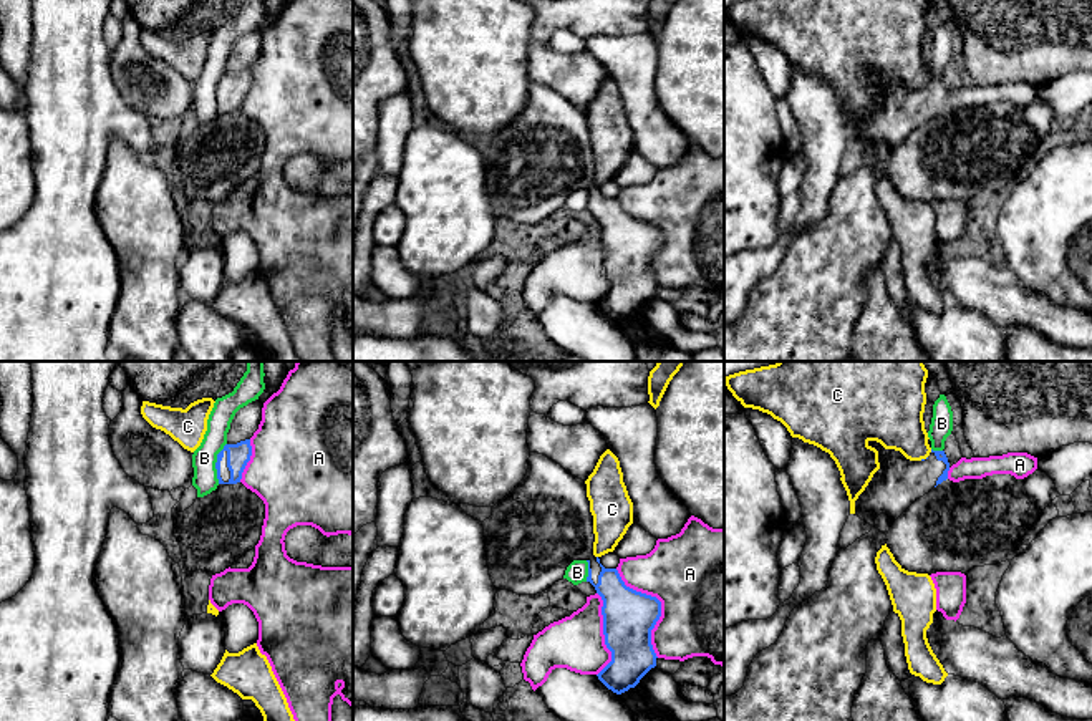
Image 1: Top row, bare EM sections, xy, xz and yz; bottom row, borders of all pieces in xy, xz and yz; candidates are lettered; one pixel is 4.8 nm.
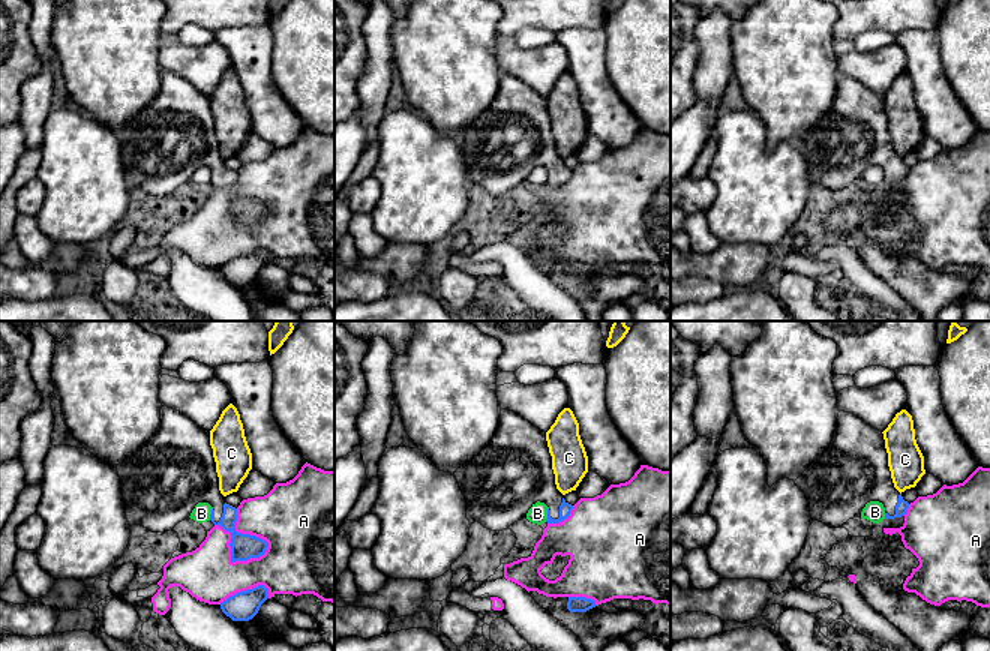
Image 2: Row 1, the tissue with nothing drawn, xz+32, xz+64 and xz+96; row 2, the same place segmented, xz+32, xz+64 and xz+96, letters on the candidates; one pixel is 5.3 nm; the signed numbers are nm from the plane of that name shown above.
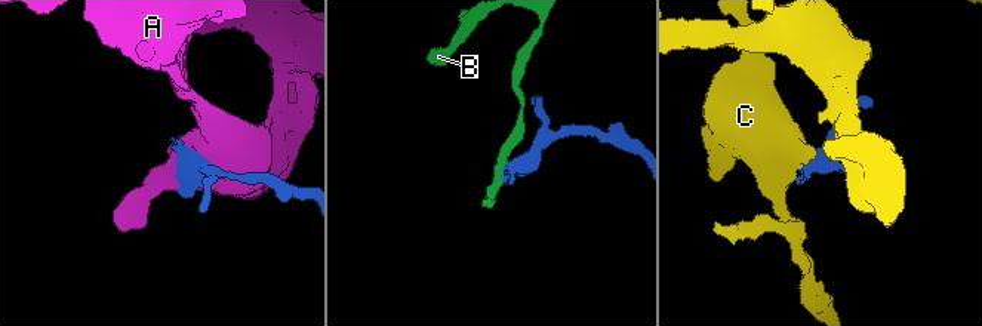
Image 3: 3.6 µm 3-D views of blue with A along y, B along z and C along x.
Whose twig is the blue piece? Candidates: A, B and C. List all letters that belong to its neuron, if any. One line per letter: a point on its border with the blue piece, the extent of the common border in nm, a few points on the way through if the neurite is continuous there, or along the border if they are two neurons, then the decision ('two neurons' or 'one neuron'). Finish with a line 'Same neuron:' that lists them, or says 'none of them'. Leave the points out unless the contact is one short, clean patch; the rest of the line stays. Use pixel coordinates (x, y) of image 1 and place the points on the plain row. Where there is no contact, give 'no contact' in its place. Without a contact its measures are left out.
A: xz (660, 234) | 480 nm | two neurons
B: xy (216, 91) | 200 nm | along xy (226, 72), (217, 83), (217, 111) | two neurons
C: yz (923, 88) | 40 nm | along yz (927, 85), (920, 88) | two neurons
Same neuron: none of them

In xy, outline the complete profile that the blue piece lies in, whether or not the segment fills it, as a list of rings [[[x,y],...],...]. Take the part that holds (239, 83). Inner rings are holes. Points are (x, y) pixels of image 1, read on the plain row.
[[[250,68],[240,70],[237,73],[225,73],[217,83],[217,108],[219,113],[237,113],[242,108],[242,101],[250,90],[252,75]]]

